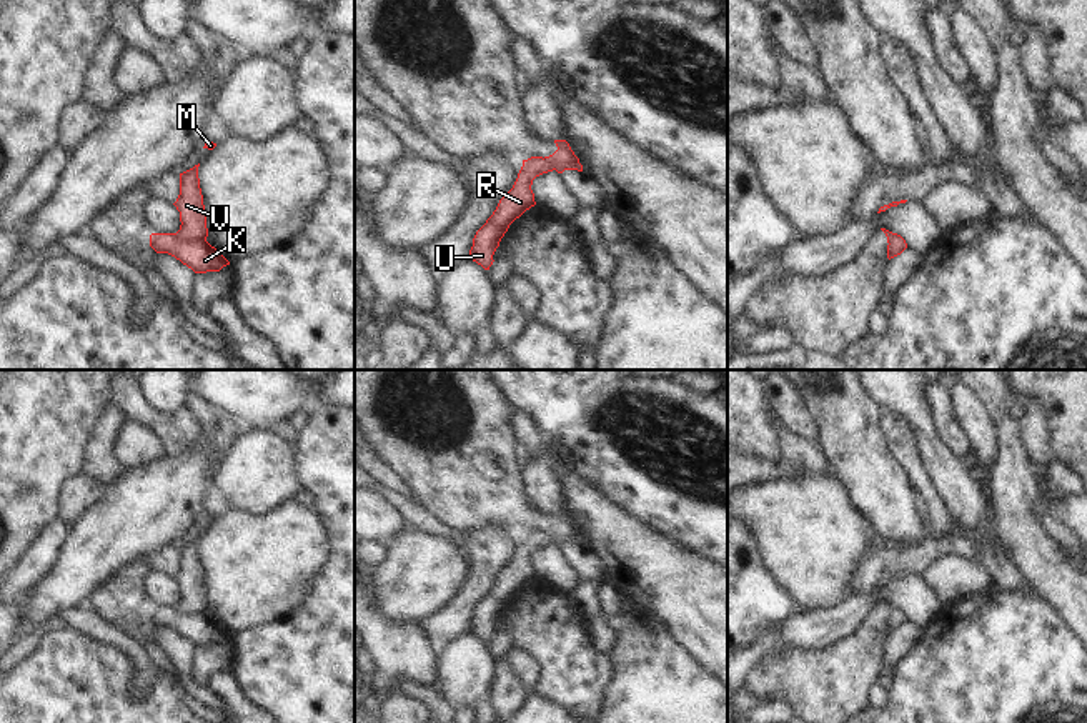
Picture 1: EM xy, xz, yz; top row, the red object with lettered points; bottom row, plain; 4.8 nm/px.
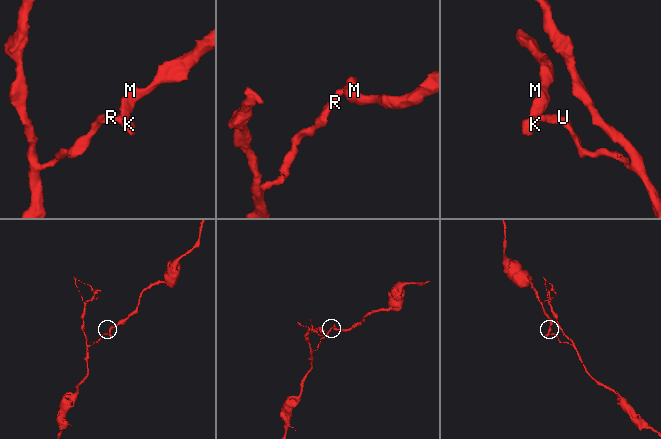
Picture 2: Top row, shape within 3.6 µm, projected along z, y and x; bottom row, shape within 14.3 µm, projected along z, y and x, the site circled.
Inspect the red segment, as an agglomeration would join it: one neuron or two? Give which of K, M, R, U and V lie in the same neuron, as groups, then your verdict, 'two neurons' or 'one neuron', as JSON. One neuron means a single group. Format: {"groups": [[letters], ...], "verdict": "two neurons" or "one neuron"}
{"groups": [["K", "R", "U"], ["M", "V"]], "verdict": "two neurons"}

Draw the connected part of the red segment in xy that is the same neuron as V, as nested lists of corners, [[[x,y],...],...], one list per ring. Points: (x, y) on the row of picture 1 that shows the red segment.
[[[198,165],[180,173],[180,195],[173,203],[180,212],[180,230],[175,237],[183,243],[206,240],[206,213],[198,178]]]

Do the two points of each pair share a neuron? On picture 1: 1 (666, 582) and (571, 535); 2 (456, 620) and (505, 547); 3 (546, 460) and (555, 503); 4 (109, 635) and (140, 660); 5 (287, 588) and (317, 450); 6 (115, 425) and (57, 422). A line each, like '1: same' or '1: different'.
1: different
2: same
3: same
4: same
5: different
6: different

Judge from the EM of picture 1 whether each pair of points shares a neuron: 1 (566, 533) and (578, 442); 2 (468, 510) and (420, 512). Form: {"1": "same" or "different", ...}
{"1": "different", "2": "different"}

